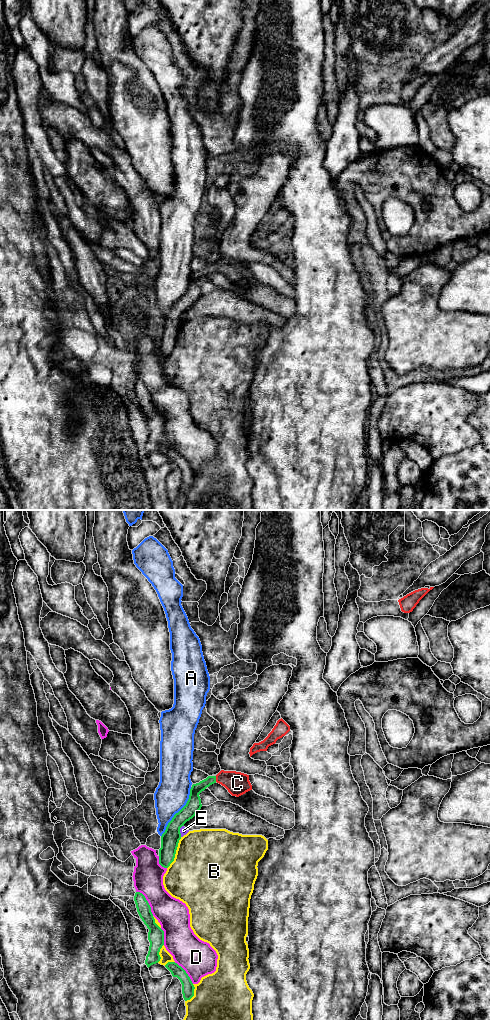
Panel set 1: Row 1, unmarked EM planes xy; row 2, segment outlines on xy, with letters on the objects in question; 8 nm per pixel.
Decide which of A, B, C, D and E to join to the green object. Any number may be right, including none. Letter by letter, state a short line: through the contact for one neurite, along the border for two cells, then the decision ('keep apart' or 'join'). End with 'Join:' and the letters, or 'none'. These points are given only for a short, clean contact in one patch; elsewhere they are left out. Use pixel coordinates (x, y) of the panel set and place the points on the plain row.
A: keep apart
B: keep apart
C: xy (194, 290), (194, 281), (215, 267), (230, 267), (237, 271) | join
D: keep apart
E: keep apart
Join: C

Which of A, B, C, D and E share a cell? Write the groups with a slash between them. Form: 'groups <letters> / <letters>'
groups A / B / C / D / E

